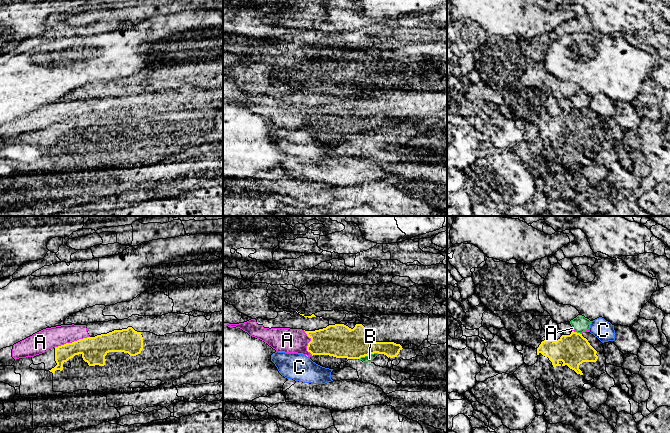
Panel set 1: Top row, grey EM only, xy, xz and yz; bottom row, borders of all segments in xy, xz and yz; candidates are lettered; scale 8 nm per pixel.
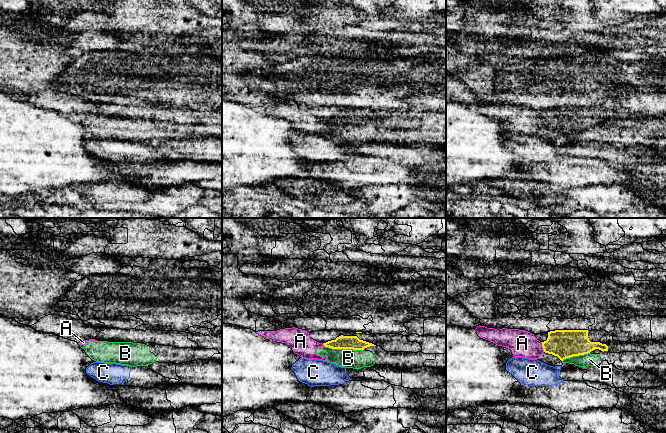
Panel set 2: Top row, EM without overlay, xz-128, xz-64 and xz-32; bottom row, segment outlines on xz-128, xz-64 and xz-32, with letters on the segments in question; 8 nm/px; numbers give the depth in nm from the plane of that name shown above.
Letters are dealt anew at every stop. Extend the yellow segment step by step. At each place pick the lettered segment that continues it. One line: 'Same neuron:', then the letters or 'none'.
Same neuron: none

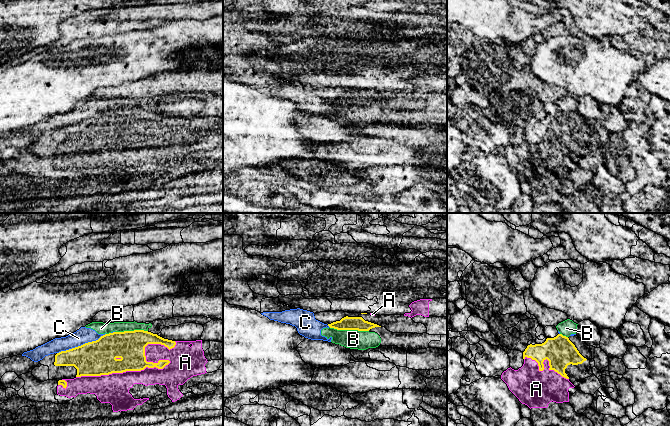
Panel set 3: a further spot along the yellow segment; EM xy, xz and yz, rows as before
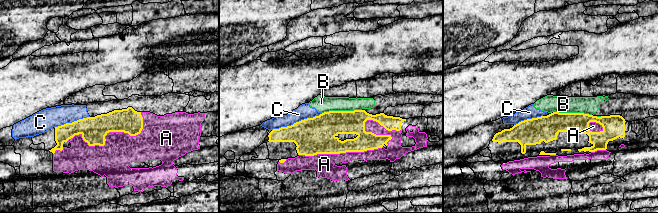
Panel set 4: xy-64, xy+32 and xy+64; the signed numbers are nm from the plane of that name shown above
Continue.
Same neuron: A

